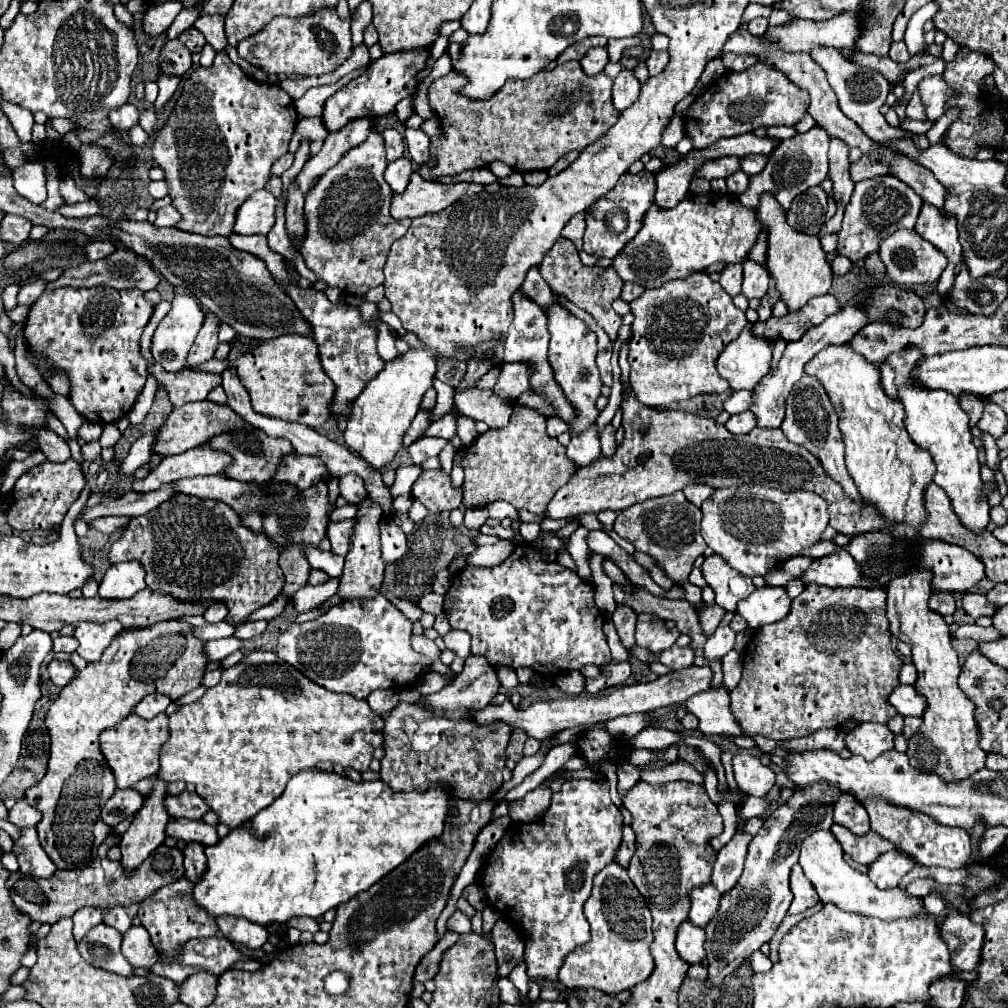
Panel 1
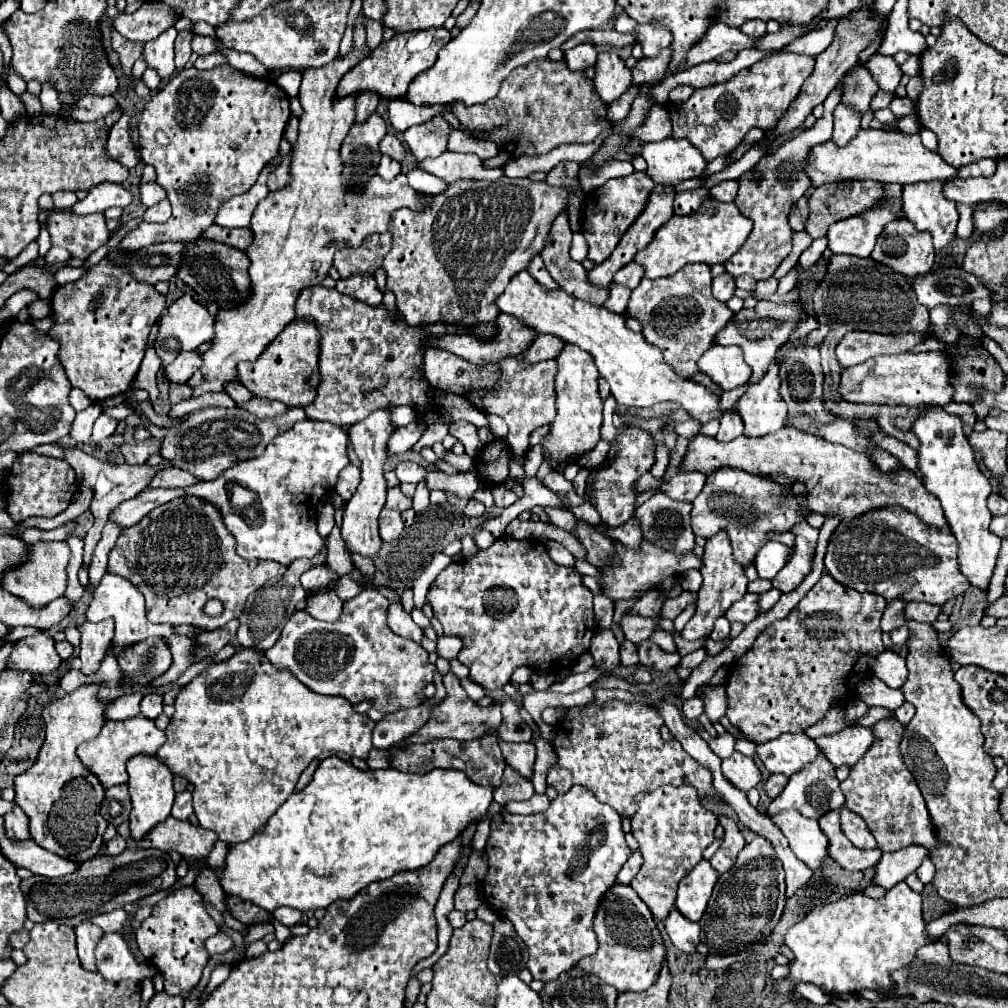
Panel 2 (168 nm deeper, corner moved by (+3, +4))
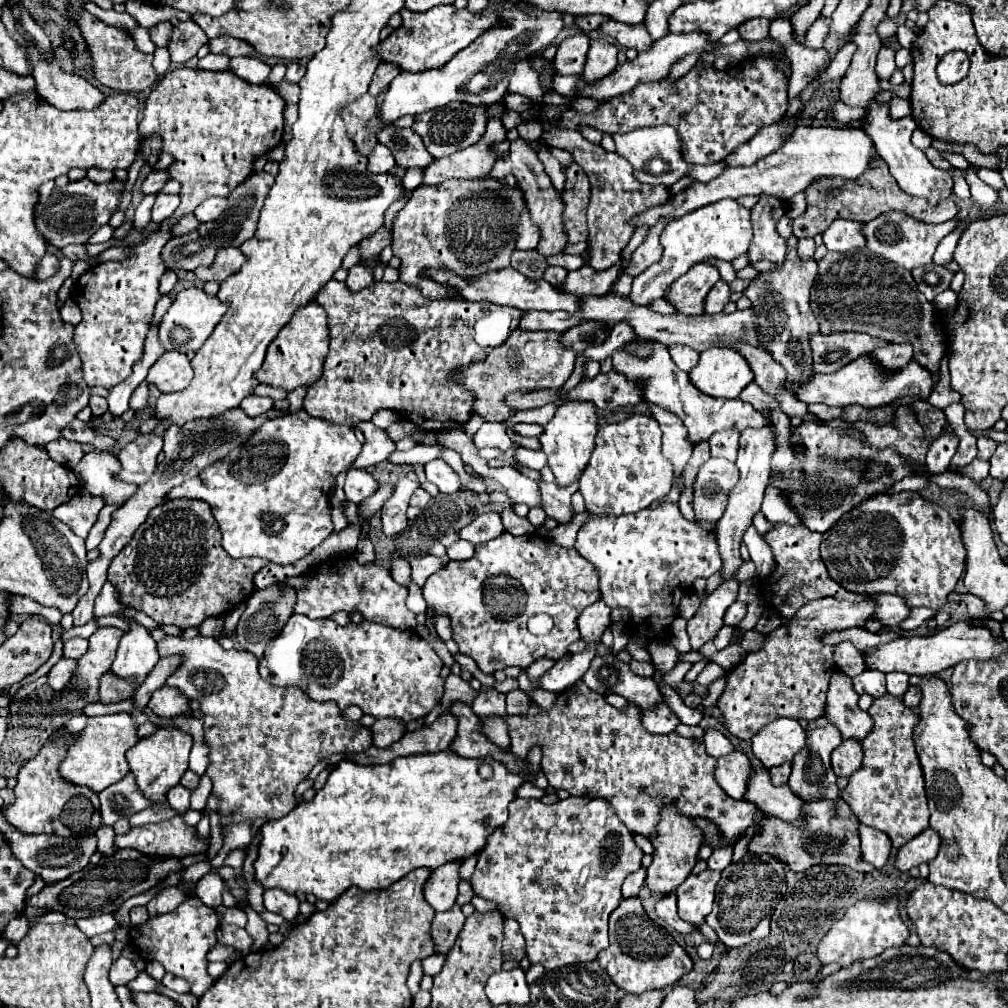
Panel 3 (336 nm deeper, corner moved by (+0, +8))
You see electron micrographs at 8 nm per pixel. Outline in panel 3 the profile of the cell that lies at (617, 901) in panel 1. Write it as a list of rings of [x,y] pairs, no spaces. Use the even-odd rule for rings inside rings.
[[[638,897],[622,899],[610,915],[608,927],[610,947],[598,953],[598,963],[622,991],[640,995],[648,989],[662,989],[674,985],[684,973],[692,969],[692,959],[688,953],[674,941],[668,931],[660,929],[646,915]]]

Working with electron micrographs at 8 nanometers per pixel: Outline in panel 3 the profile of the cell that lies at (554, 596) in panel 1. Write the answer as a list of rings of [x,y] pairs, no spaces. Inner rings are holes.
[[[508,531],[492,541],[476,545],[472,559],[450,561],[446,567],[428,577],[422,591],[428,607],[450,617],[452,639],[458,643],[460,653],[472,657],[488,675],[512,665],[526,669],[540,657],[554,661],[562,659],[568,653],[568,645],[580,639],[576,623],[578,615],[600,599],[594,565],[590,565],[576,549],[558,547],[550,537],[540,537],[536,533],[516,537]]]

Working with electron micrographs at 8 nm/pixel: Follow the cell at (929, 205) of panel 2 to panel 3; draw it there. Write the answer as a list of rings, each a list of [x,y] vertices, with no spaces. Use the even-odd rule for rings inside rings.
[[[872,101],[870,107],[868,107],[868,115],[866,115],[864,121],[866,121],[866,127],[864,129],[866,129],[866,133],[870,133],[870,137],[872,137],[874,145],[876,145],[878,155],[888,163],[890,173],[896,177],[896,181],[898,181],[898,185],[902,187],[904,193],[908,193],[912,197],[922,197],[930,205],[938,205],[942,199],[952,197],[954,177],[958,177],[958,175],[960,177],[966,177],[968,175],[968,171],[962,171],[962,169],[956,169],[956,167],[952,167],[948,171],[936,169],[928,161],[928,157],[920,149],[916,149],[912,145],[910,137],[912,137],[912,131],[918,127],[912,117],[902,117],[902,119],[894,121],[888,115],[888,105],[876,105]]]

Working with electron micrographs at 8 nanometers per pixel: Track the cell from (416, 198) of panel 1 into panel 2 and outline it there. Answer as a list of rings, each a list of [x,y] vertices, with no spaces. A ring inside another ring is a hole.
[[[351,47],[347,55],[343,57],[337,57],[335,61],[319,67],[319,69],[305,69],[303,71],[303,81],[301,81],[301,87],[299,87],[299,101],[301,101],[301,107],[303,107],[303,115],[299,117],[299,135],[297,135],[297,141],[293,145],[293,157],[291,157],[291,181],[279,189],[279,191],[271,191],[263,201],[259,201],[257,209],[255,209],[255,217],[251,219],[251,231],[253,231],[253,243],[251,247],[245,251],[247,257],[251,259],[251,265],[249,265],[249,277],[251,277],[251,295],[247,297],[247,301],[243,301],[243,305],[235,307],[235,309],[219,309],[217,317],[215,317],[215,337],[211,341],[211,347],[201,355],[203,359],[203,365],[197,369],[197,373],[187,381],[187,385],[193,389],[193,397],[199,397],[203,393],[209,393],[209,391],[225,391],[225,385],[231,383],[231,381],[237,381],[237,363],[239,361],[255,361],[263,351],[265,347],[283,331],[285,325],[289,325],[293,319],[295,319],[295,301],[299,297],[299,293],[305,289],[305,287],[311,287],[315,283],[321,283],[327,275],[329,275],[329,269],[333,267],[333,253],[335,249],[333,247],[359,247],[361,241],[367,237],[367,235],[373,235],[373,233],[383,233],[389,229],[389,221],[391,221],[391,215],[401,209],[401,207],[409,207],[409,209],[425,209],[427,207],[427,201],[421,201],[417,197],[417,191],[413,191],[407,183],[407,177],[401,173],[399,177],[395,177],[395,181],[383,181],[379,175],[371,177],[371,181],[363,183],[363,185],[355,185],[355,187],[347,187],[341,183],[341,171],[343,171],[343,163],[341,163],[341,157],[339,157],[339,149],[341,149],[341,143],[343,139],[347,137],[347,131],[349,127],[355,123],[355,99],[357,99],[357,93],[355,97],[343,97],[343,101],[335,101],[335,89],[341,81],[341,77],[351,69],[355,67],[361,59],[369,57],[371,49],[357,49],[357,47]]]

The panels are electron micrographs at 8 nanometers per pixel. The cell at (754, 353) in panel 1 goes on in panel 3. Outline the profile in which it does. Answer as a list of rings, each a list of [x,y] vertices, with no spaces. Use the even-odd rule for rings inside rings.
[[[730,347],[702,351],[698,365],[690,371],[690,381],[710,397],[738,397],[752,379],[748,361]]]

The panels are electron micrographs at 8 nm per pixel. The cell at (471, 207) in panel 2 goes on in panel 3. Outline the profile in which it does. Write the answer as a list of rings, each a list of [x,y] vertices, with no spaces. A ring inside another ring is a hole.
[[[450,179],[440,185],[420,185],[392,225],[392,251],[402,261],[398,269],[400,281],[420,289],[428,299],[462,299],[458,289],[436,283],[426,277],[426,271],[446,269],[462,279],[474,279],[510,267],[510,257],[516,251],[512,221],[522,211],[522,191],[500,183],[500,179]]]

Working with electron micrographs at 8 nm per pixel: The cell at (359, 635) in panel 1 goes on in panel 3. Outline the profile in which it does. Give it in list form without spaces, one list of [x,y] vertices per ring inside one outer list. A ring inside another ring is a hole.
[[[294,613],[280,635],[266,647],[264,659],[260,661],[260,675],[274,685],[298,685],[314,701],[334,701],[340,709],[358,705],[364,713],[370,713],[376,719],[398,717],[408,723],[428,715],[430,709],[440,701],[444,693],[444,681],[440,679],[442,667],[444,663],[436,651],[418,633],[378,625],[368,619],[340,627],[330,619],[310,619],[306,615]]]

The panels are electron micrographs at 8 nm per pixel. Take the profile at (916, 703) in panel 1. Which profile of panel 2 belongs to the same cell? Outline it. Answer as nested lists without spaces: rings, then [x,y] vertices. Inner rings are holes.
[[[873,675],[867,677],[867,681],[859,681],[855,693],[869,707],[875,705],[875,707],[885,707],[889,711],[895,711],[905,701],[901,689],[891,689],[891,687],[887,687],[883,681],[879,681]]]

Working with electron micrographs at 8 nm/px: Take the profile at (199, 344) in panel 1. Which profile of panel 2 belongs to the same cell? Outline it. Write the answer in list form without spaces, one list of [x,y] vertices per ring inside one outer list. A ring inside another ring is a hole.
[[[189,351],[189,353],[179,353],[177,359],[163,367],[165,377],[169,379],[169,383],[185,383],[201,365],[201,357],[197,351]]]

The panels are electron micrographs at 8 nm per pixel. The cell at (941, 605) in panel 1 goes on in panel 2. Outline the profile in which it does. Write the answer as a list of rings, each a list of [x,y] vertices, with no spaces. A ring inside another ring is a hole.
[[[907,603],[905,605],[905,615],[919,623],[933,623],[939,613],[941,613],[939,605],[927,605],[927,603]]]

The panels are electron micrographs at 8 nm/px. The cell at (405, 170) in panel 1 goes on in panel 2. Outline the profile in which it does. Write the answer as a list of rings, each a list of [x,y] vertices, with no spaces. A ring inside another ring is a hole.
[[[383,155],[381,161],[379,161],[377,175],[381,175],[385,181],[391,181],[391,179],[395,179],[399,173],[401,173],[401,163],[397,163],[395,159]]]

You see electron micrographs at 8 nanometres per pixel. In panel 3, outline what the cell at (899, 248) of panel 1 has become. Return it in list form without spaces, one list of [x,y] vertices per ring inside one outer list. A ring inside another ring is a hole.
[[[886,213],[886,215],[876,217],[870,223],[866,223],[866,241],[868,241],[868,249],[874,251],[876,255],[880,255],[904,269],[914,269],[914,267],[932,263],[936,245],[940,243],[942,237],[946,237],[956,227],[956,223],[958,223],[956,219],[950,219],[940,225],[928,225],[922,221],[916,221],[914,217],[910,217],[906,213]]]

